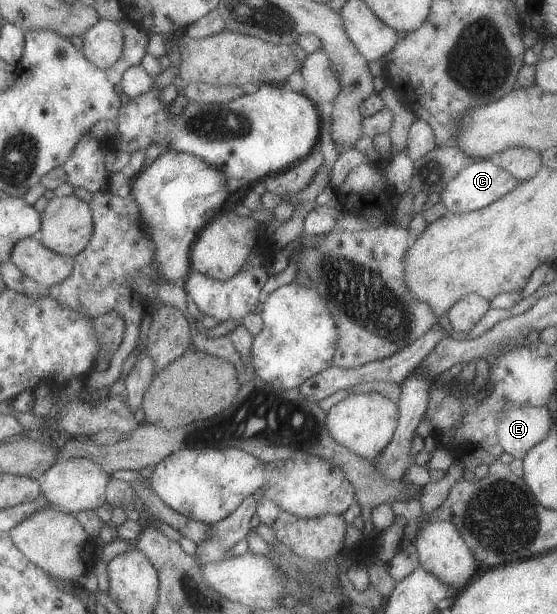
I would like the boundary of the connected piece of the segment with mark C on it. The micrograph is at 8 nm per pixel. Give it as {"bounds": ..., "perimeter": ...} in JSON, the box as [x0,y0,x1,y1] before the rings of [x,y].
{"bounds":[440,158,519,213],"perimeter":[[[493,158],[471,160],[470,164],[461,169],[440,192],[443,206],[449,213],[471,212],[501,198],[504,194],[512,191],[519,179],[512,177],[506,170],[503,170]]]}

